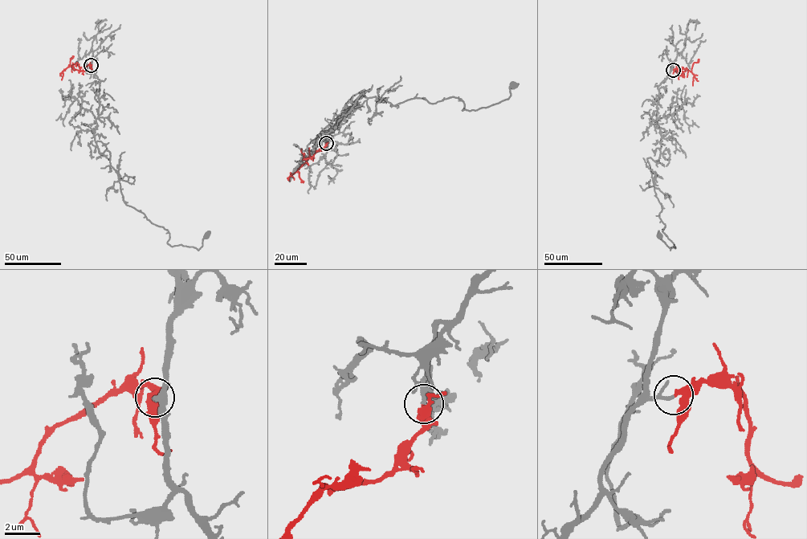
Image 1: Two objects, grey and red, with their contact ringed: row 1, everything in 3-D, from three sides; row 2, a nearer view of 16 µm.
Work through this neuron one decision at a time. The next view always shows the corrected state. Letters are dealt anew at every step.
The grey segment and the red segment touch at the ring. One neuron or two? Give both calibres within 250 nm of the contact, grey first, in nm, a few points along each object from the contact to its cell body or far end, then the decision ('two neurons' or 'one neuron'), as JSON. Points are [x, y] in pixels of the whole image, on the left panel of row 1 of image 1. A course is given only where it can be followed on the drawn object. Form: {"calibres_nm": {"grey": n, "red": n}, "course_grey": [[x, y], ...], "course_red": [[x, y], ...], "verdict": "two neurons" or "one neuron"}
{"calibres_nm": {"grey": 160, "red": 260}, "course_grey": [[91, 65], [99, 82], [95, 140], [110, 152], [124, 203], [167, 230], [172, 246], [198, 250], [205, 236]], "course_red": [[91, 65], [80, 71], [77, 64], [72, 64], [63, 70], [62, 79]], "verdict": "one neuron"}

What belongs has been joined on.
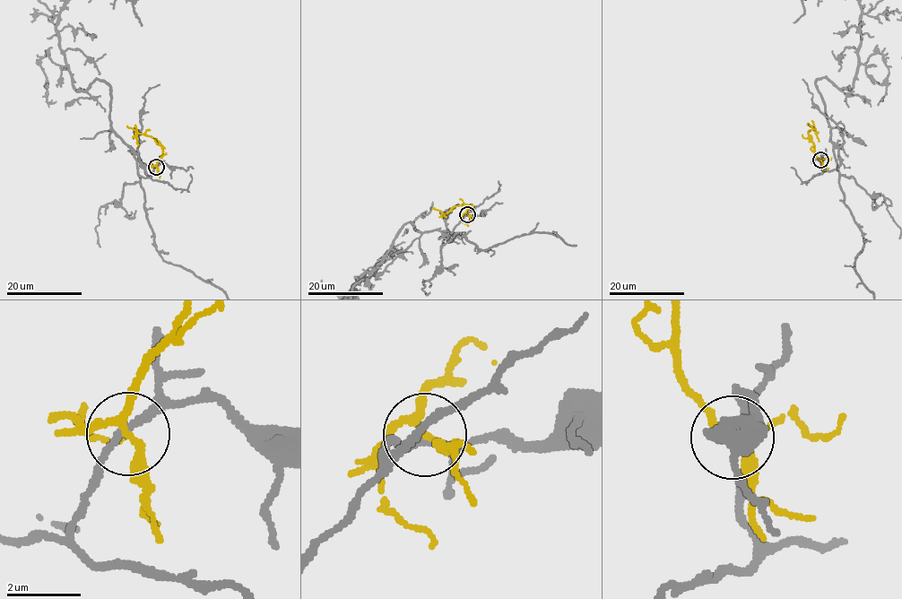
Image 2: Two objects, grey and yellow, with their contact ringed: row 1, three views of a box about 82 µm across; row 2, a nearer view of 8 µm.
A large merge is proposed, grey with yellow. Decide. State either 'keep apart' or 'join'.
keep apart

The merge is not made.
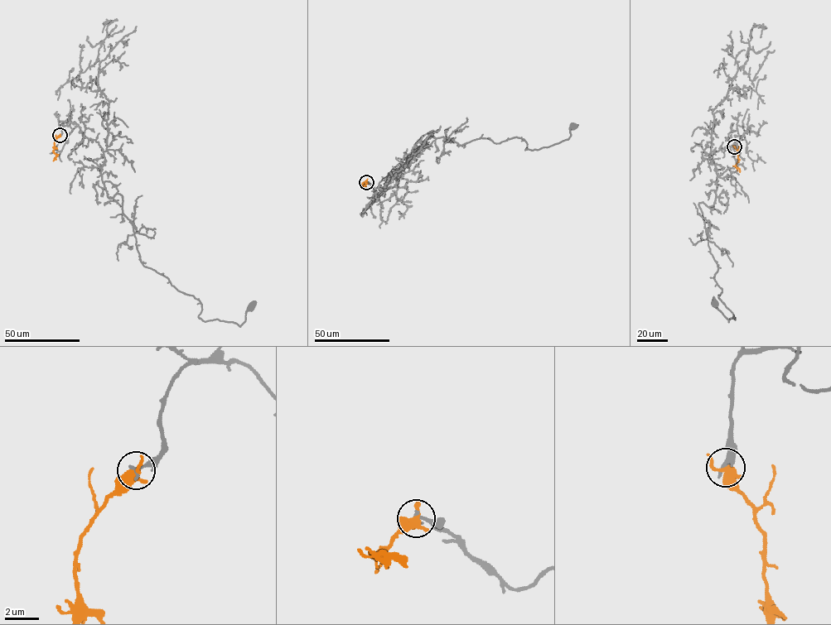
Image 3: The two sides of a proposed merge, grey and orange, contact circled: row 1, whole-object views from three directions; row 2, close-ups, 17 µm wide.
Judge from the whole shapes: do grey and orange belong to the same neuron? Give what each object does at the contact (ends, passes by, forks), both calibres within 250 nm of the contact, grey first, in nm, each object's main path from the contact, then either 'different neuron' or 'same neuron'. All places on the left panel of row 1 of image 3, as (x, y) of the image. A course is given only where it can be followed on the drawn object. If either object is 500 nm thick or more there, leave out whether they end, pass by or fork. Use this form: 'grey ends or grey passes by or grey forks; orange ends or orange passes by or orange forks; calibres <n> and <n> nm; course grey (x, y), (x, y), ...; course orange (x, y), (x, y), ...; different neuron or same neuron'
grey ends; orange forks; calibres 260 and 320 nm; course grey (60, 135), (78, 126), (98, 141), (142, 263), (198, 299), (199, 317), (240, 326), (250, 308); course orange (60, 135), (55, 142), (53, 152), (56, 156), (53, 161); different neuron

